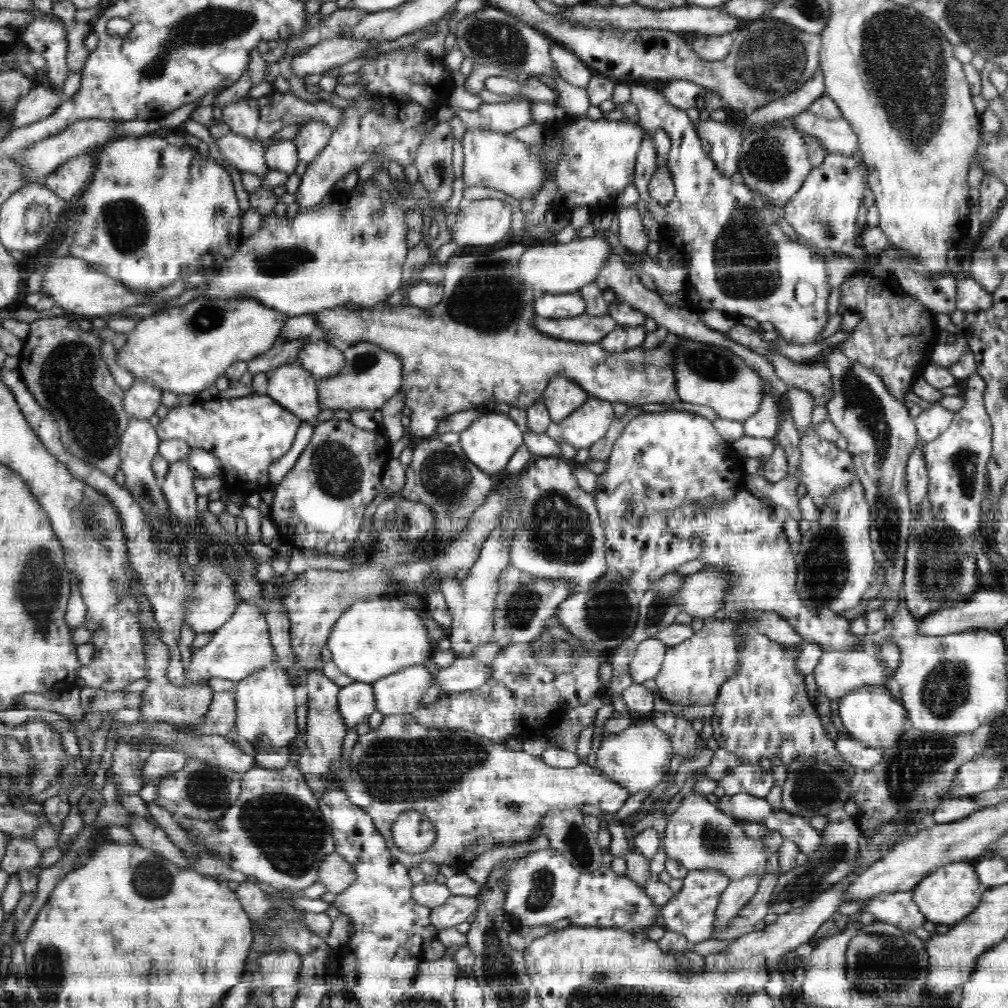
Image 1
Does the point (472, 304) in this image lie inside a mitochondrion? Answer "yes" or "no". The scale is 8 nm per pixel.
yes

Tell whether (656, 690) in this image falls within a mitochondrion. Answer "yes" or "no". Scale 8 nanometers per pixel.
no

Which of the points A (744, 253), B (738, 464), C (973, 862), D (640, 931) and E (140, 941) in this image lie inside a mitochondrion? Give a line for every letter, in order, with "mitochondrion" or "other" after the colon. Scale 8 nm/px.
A: mitochondrion
B: other
C: other
D: other
E: other

